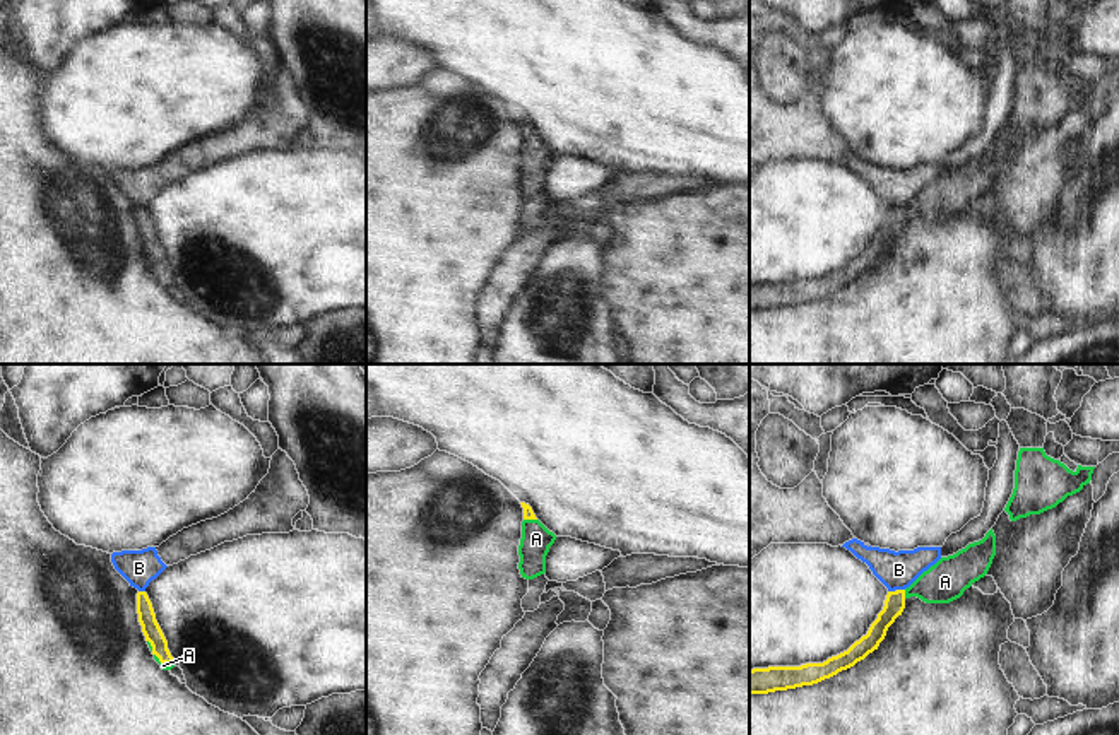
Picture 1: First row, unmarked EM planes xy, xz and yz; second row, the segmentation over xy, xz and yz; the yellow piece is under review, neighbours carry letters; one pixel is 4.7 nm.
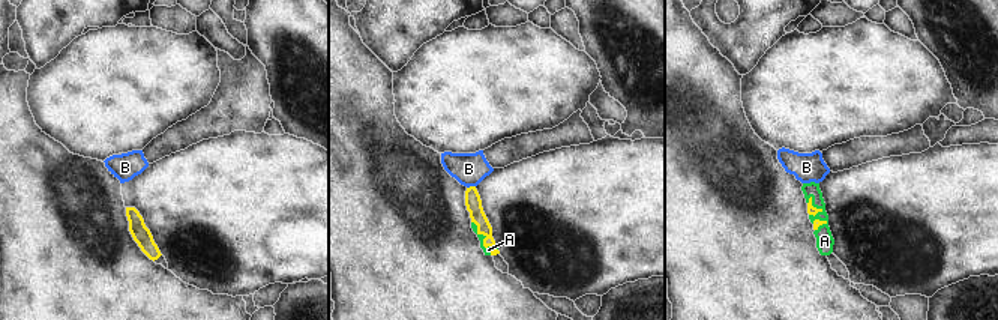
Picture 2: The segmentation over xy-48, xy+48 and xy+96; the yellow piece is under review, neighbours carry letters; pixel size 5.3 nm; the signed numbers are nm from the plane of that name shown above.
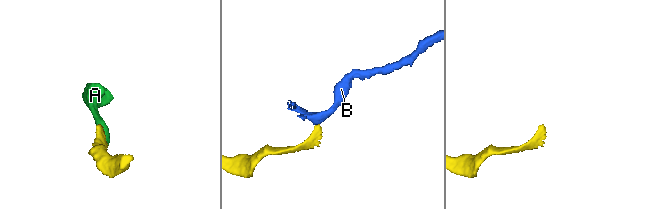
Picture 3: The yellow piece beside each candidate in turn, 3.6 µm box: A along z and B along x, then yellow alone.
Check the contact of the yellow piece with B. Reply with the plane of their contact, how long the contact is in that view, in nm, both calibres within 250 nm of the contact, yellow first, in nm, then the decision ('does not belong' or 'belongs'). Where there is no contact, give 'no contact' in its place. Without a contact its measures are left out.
contact in yz; length 40 nm; calibres 100 and 180 nm; does not belong

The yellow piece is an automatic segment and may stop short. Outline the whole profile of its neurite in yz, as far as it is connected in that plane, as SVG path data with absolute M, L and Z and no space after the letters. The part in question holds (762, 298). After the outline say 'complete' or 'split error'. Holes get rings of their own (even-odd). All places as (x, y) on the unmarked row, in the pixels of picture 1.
M991 145L982 157L968 161L953 173L941 174L909 205L888 209L885 224L871 241L867 251L856 258L847 268L832 273L823 280L753 285L749 287L749 311L768 311L813 303L854 284L878 267L888 244L902 232L907 215L917 214L926 220L950 220L987 191L994 173L996 152Z; split error

